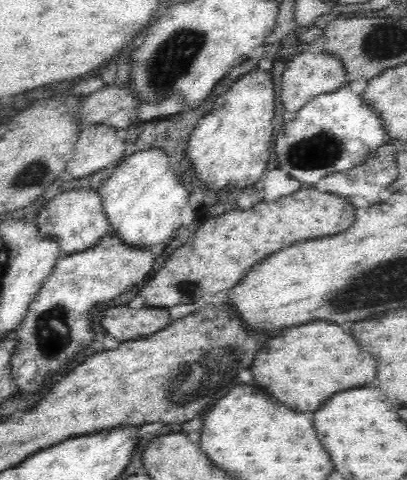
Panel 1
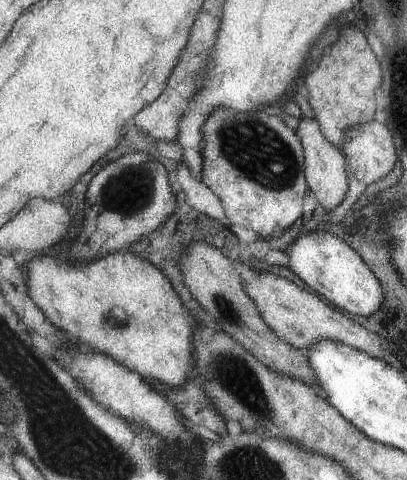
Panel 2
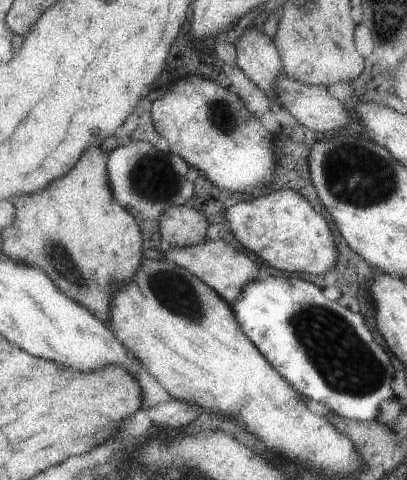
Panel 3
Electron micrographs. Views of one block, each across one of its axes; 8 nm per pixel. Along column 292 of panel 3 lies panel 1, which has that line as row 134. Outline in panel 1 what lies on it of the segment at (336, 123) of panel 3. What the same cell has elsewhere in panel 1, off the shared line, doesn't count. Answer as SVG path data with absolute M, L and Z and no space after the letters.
M84 126L80 128L74 154L64 170L72 180L86 178L110 164L118 164L124 152L124 142L118 140L116 132L108 126Z

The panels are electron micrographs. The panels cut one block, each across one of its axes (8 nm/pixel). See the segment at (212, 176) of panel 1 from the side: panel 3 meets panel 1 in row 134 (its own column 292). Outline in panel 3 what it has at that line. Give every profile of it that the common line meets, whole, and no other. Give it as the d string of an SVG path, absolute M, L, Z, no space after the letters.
M279 190L249 202L239 202L227 208L225 218L237 242L241 242L251 254L265 260L271 268L293 274L323 276L337 264L339 250L335 246L337 240L329 220L297 190Z

